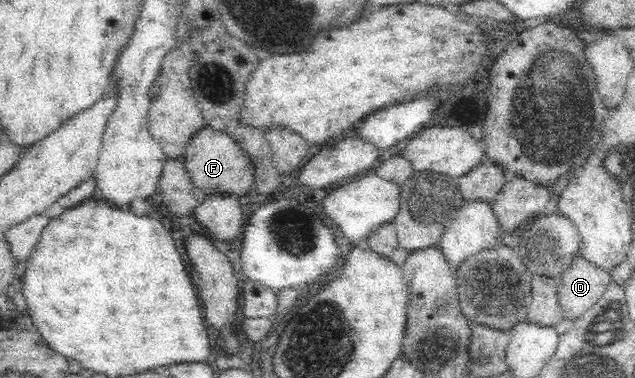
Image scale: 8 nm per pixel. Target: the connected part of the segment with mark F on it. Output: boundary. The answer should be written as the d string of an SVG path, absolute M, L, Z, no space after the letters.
M205 126L191 136L183 159L192 184L206 196L221 194L239 198L247 194L254 184L255 170L251 159L231 137L213 127Z

